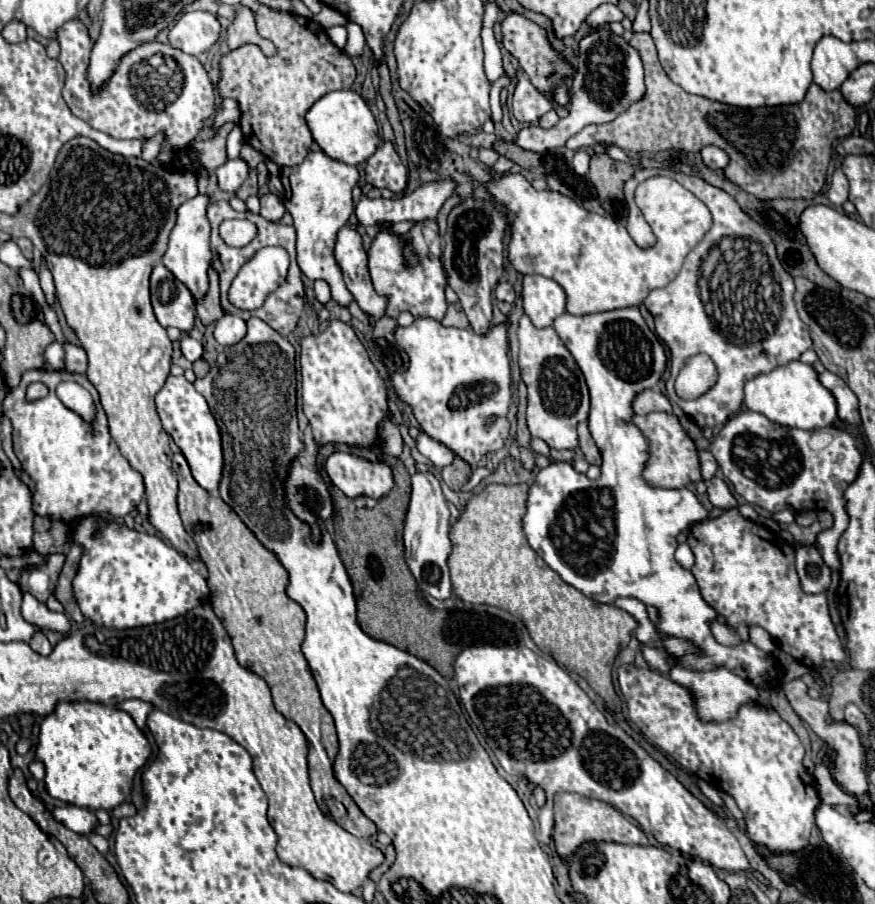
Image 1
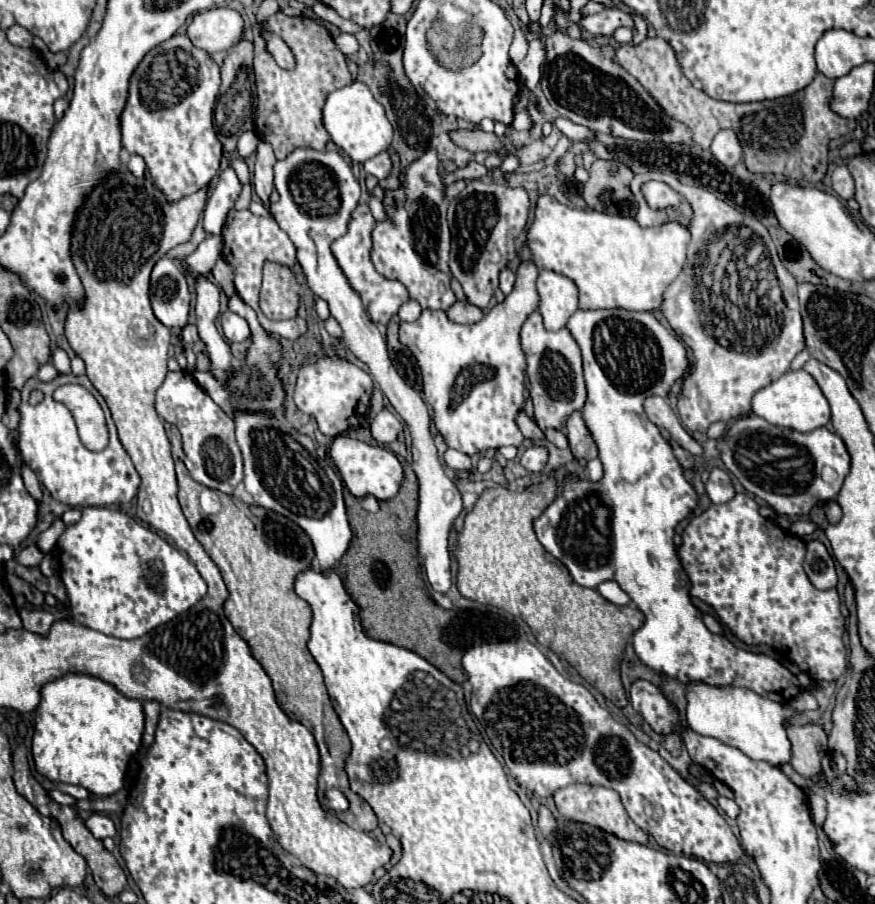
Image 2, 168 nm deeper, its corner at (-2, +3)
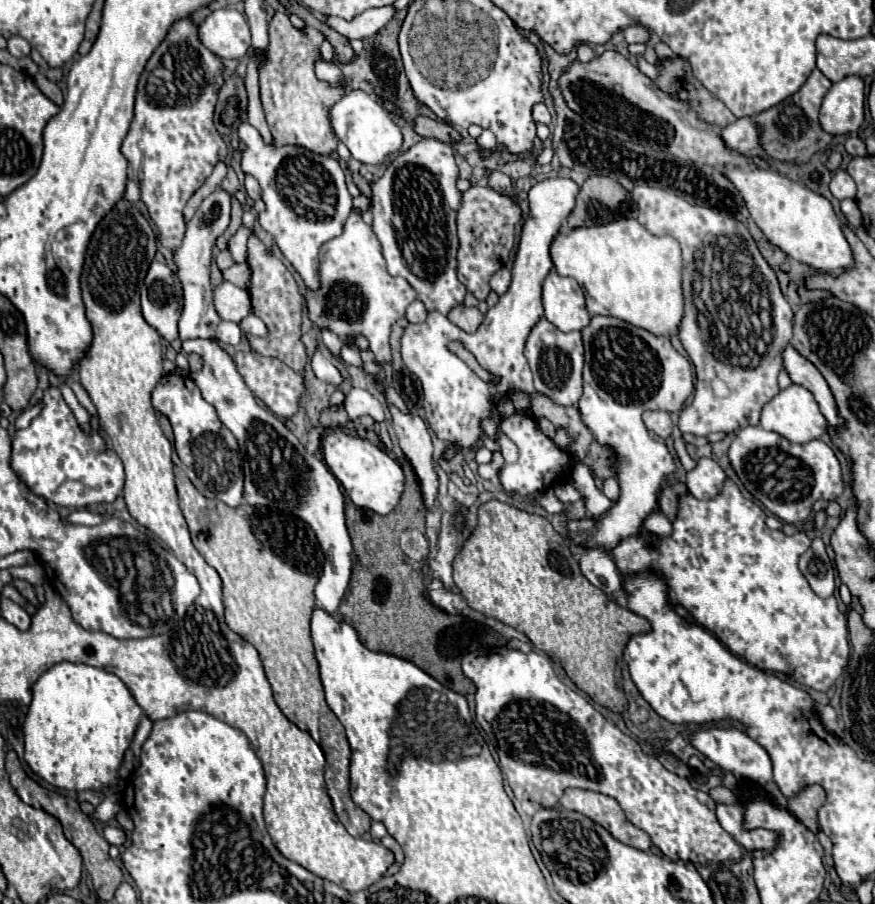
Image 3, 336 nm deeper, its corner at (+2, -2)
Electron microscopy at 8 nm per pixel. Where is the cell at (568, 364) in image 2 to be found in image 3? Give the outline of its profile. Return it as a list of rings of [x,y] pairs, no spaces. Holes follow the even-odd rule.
[[[540,318],[538,324],[530,330],[526,340],[526,360],[534,374],[534,390],[548,396],[552,402],[562,406],[576,406],[582,396],[582,364],[584,348],[580,332],[560,332],[546,318]]]

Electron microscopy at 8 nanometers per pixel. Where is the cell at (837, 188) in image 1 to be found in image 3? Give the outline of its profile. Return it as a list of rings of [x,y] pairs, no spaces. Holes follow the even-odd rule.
[[[838,168],[832,174],[832,182],[830,182],[830,192],[834,198],[838,200],[846,200],[846,198],[854,198],[856,196],[856,184],[850,178],[850,174],[842,168]]]

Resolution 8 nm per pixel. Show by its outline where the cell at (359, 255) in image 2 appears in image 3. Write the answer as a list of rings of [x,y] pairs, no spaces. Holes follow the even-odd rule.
[[[356,210],[346,220],[344,232],[320,248],[320,290],[306,292],[306,302],[308,302],[312,324],[316,324],[318,328],[322,328],[322,326],[330,328],[334,334],[338,334],[338,338],[342,342],[352,334],[366,336],[370,342],[370,350],[376,354],[376,360],[380,364],[390,362],[390,344],[388,344],[390,326],[398,318],[404,316],[408,304],[412,304],[414,300],[416,300],[416,292],[412,290],[412,286],[404,278],[400,278],[400,276],[394,278],[388,274],[386,260],[380,252],[380,242],[376,238],[372,226],[368,226]]]

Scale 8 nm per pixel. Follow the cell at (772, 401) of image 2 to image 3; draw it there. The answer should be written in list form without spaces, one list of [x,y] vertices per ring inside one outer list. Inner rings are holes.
[[[792,384],[786,390],[780,390],[770,402],[766,402],[766,406],[762,408],[762,414],[760,414],[760,426],[764,430],[778,432],[780,436],[788,438],[790,442],[798,442],[798,444],[820,438],[828,428],[824,416],[820,414],[818,402],[814,400],[814,394],[810,394],[810,390],[806,390],[804,386],[798,386],[798,384]]]

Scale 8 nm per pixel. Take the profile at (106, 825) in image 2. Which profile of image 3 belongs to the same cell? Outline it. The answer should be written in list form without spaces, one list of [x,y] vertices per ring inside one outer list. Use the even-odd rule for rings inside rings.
[[[104,826],[104,830],[102,830],[102,836],[104,836],[104,840],[108,842],[108,844],[114,844],[114,846],[120,846],[120,844],[124,844],[124,840],[126,840],[126,834],[124,834],[124,830],[120,830],[120,828],[114,828],[114,826]]]

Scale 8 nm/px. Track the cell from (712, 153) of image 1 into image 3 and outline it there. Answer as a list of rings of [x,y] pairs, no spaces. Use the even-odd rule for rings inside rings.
[[[740,118],[734,124],[722,128],[722,140],[726,148],[734,154],[748,154],[760,150],[758,146],[758,132],[752,118]]]

